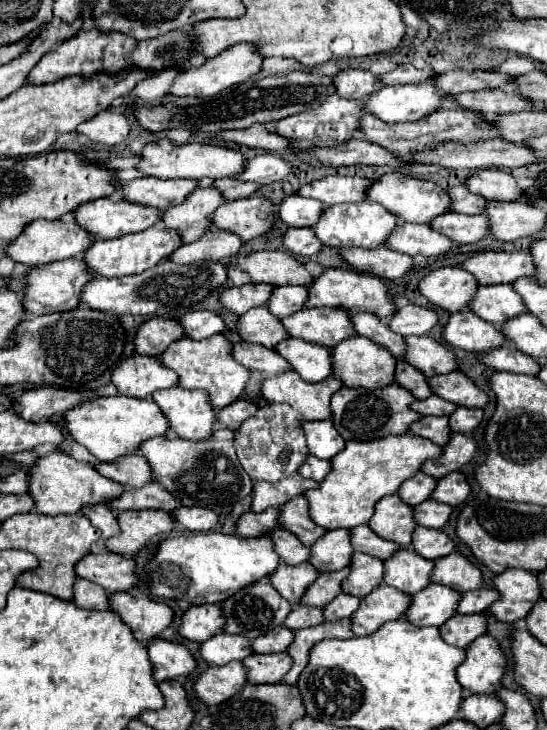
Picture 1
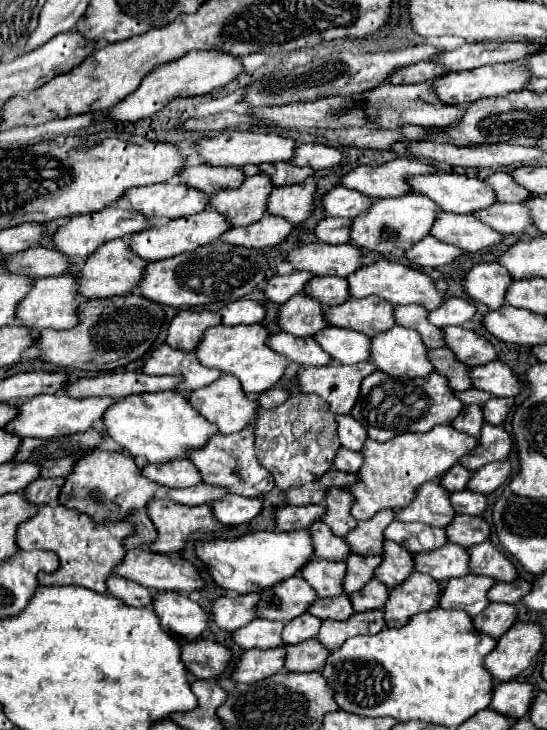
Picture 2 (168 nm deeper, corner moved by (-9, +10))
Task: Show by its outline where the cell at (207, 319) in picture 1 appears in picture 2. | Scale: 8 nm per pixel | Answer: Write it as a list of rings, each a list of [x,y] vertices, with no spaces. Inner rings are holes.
[[[236,299],[236,301],[228,301],[220,309],[220,317],[224,325],[260,323],[264,319],[264,309],[260,303],[254,303],[250,299]]]

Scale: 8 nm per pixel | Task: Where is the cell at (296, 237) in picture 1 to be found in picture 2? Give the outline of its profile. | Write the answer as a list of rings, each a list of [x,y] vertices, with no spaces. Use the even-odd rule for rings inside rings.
[[[324,217],[316,229],[314,229],[314,235],[318,237],[318,241],[322,243],[348,243],[350,237],[348,237],[348,225],[352,221],[350,219],[336,219],[336,217]]]

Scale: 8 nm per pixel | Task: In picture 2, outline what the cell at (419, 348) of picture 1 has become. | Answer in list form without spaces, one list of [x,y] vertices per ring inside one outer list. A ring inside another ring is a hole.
[[[444,327],[444,343],[464,365],[484,365],[496,359],[494,347],[472,329]]]

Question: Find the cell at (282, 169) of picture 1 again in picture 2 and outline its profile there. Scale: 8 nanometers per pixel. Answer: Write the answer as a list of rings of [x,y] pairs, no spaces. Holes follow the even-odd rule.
[[[300,143],[294,149],[294,157],[288,161],[296,167],[312,167],[314,171],[338,165],[344,159],[344,153],[336,147],[322,143]]]

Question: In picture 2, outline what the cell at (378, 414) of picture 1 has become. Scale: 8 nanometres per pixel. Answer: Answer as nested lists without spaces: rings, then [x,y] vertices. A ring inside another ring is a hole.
[[[372,373],[360,385],[360,395],[356,405],[352,407],[350,415],[364,425],[368,437],[374,441],[388,441],[400,433],[420,431],[426,433],[438,423],[450,423],[464,407],[456,397],[454,391],[448,389],[448,379],[440,377],[438,373],[430,373],[428,377],[390,377],[386,373]]]

